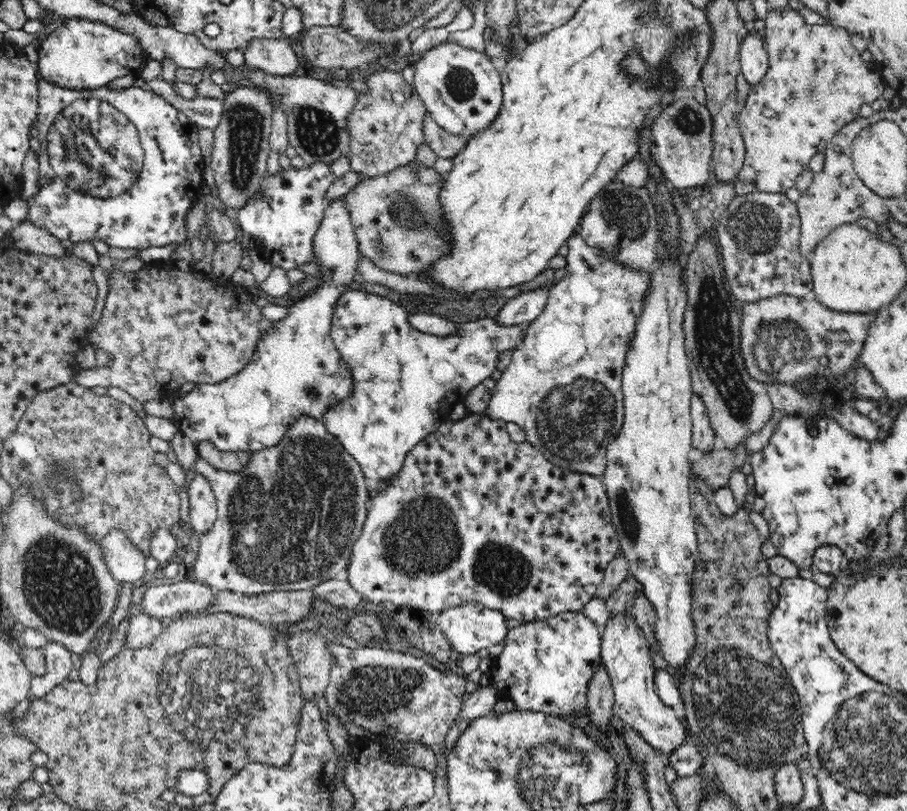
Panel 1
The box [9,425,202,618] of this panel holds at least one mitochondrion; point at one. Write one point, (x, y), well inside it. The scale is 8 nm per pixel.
(60, 479)

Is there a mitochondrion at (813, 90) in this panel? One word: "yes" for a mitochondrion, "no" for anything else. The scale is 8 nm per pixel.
yes

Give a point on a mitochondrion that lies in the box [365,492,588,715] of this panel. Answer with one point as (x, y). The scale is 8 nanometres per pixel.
(421, 540)

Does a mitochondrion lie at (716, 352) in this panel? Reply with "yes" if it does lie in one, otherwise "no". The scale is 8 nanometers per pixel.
yes

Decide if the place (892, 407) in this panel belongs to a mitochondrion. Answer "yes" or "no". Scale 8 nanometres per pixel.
no

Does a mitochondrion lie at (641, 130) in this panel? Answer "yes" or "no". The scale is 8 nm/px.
no

